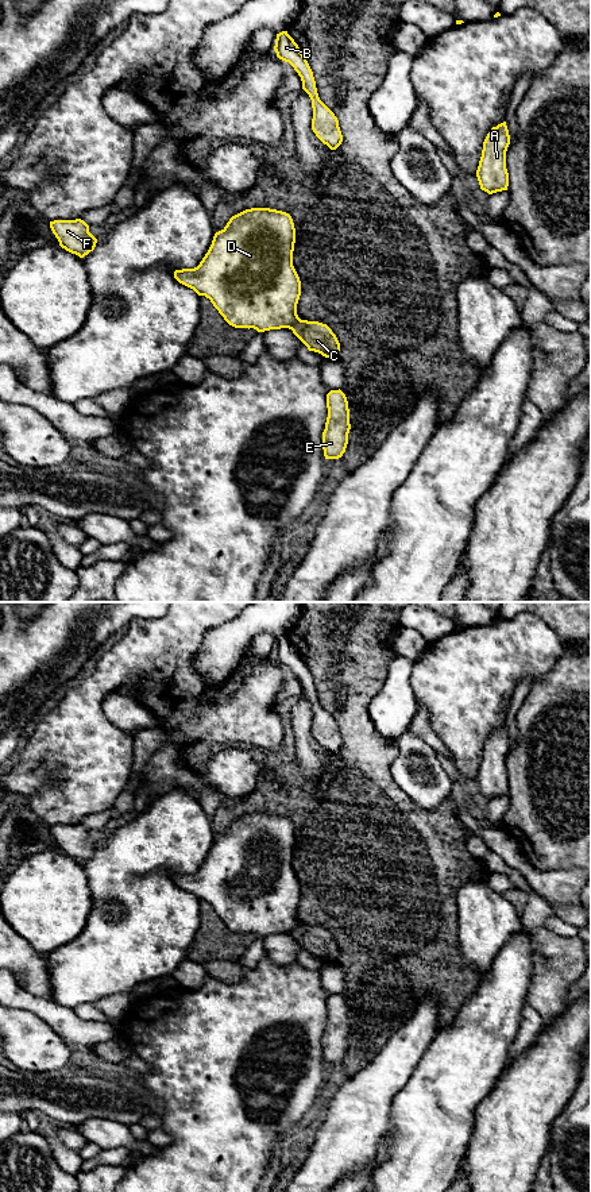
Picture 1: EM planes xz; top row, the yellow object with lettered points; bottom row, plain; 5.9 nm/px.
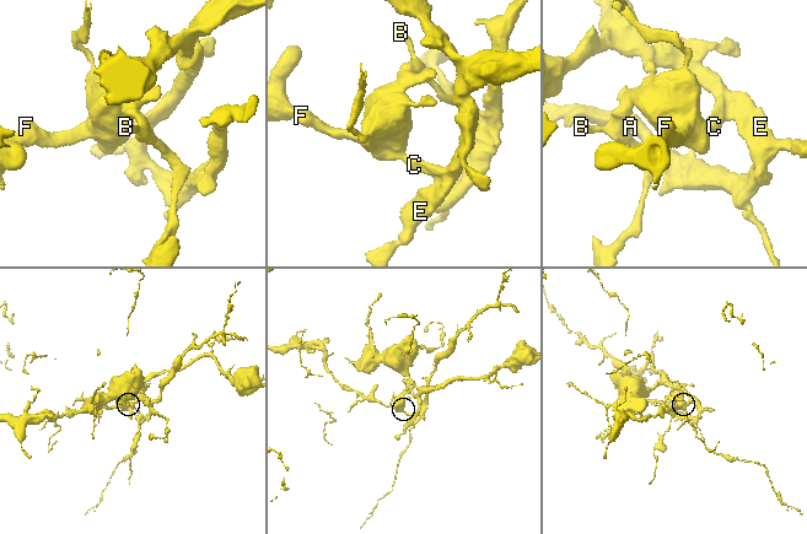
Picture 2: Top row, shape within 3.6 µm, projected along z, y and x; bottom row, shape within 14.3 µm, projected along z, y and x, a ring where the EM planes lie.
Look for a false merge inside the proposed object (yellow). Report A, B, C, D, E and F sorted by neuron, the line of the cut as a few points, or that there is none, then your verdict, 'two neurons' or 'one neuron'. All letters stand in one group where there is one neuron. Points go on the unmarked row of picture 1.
A C E / B D F; cut in xz along (300, 924), (289, 933); two neurons

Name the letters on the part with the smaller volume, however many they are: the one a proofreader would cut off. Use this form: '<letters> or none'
B, D, F

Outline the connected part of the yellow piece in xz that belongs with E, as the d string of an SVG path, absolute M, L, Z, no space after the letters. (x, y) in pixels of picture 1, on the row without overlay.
M331 995L327 999L328 1022L322 1037L322 1054L325 1064L339 1064L345 1057L348 1049L349 1014L345 999Z

